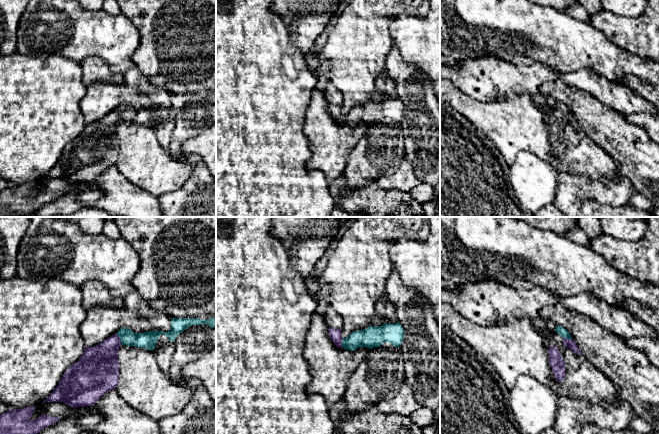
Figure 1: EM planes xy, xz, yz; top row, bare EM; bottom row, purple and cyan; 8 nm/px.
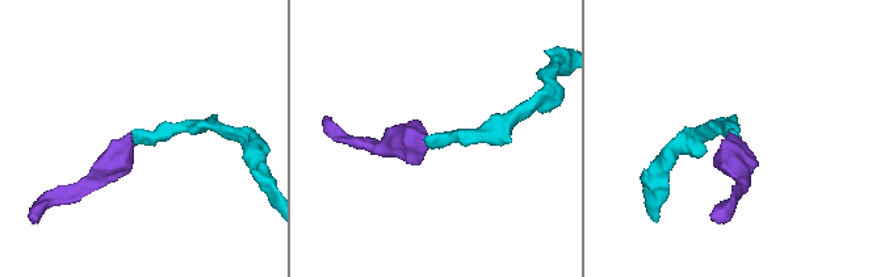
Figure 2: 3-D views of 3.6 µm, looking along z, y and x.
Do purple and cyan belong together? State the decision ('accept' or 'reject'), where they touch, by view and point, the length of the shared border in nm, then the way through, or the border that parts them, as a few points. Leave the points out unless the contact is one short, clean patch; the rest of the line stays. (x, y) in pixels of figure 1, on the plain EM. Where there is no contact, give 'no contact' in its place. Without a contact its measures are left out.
accept | xy (119, 114) | 100 nm | across xy (100, 138), (107, 126), (119, 114), (147, 116)

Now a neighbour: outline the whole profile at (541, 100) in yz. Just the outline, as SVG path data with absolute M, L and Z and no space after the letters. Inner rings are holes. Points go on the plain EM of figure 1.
M542 94L534 95L532 98L534 102L540 107L548 107L551 109L554 108L556 104L556 102L551 97Z

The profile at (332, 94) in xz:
M330 81L322 88L326 100L331 104L341 105L343 102L342 93Z

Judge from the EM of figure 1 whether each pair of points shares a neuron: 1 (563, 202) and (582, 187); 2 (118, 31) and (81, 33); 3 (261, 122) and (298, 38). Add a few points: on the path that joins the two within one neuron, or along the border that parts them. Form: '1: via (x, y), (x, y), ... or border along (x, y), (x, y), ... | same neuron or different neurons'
1: via (568, 197), (577, 188) | same neuron
2: via (109, 33), (90, 33) | same neuron
3: border along (291, 27), (291, 42), (304, 55) | different neurons

